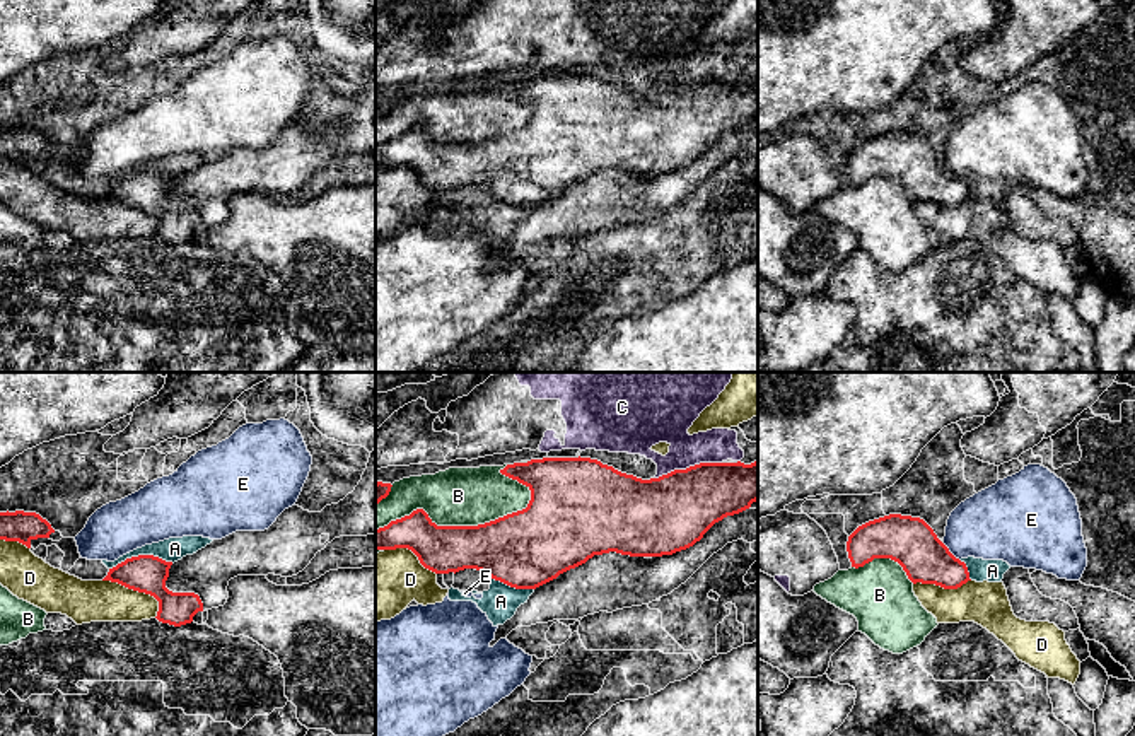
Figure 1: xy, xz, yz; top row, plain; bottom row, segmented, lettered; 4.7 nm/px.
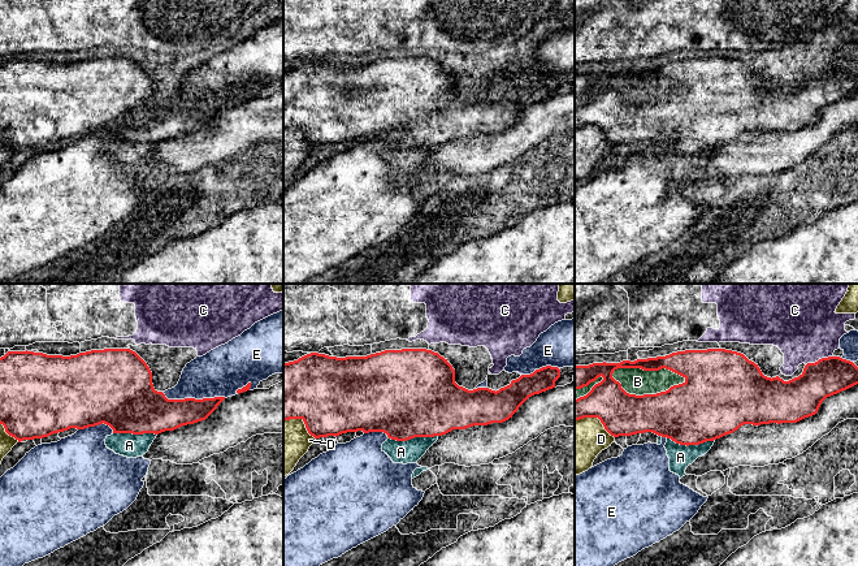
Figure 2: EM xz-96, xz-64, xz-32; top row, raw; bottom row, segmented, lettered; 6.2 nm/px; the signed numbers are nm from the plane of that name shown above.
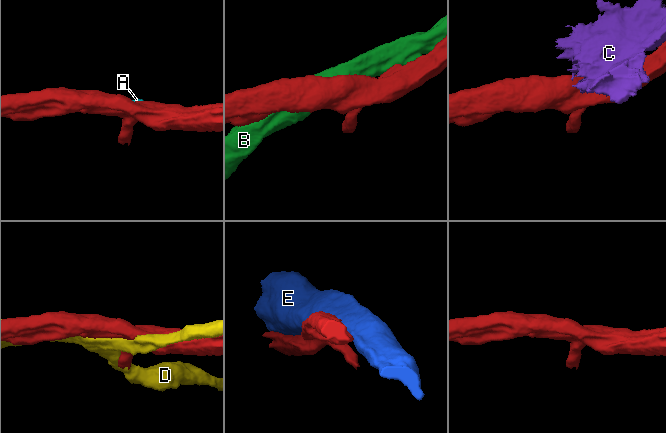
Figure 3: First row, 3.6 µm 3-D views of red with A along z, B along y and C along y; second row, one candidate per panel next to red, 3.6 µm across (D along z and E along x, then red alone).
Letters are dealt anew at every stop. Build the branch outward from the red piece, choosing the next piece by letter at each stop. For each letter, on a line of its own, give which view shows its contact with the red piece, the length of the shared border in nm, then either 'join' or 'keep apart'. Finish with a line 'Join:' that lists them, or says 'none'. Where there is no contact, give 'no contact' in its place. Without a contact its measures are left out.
A: xy | 300 nm | keep apart
B: xz | 750 nm | keep apart
C: xz | 340 nm | keep apart
D: xy | 320 nm | keep apart
E: yz | 120 nm | keep apart
Join: none

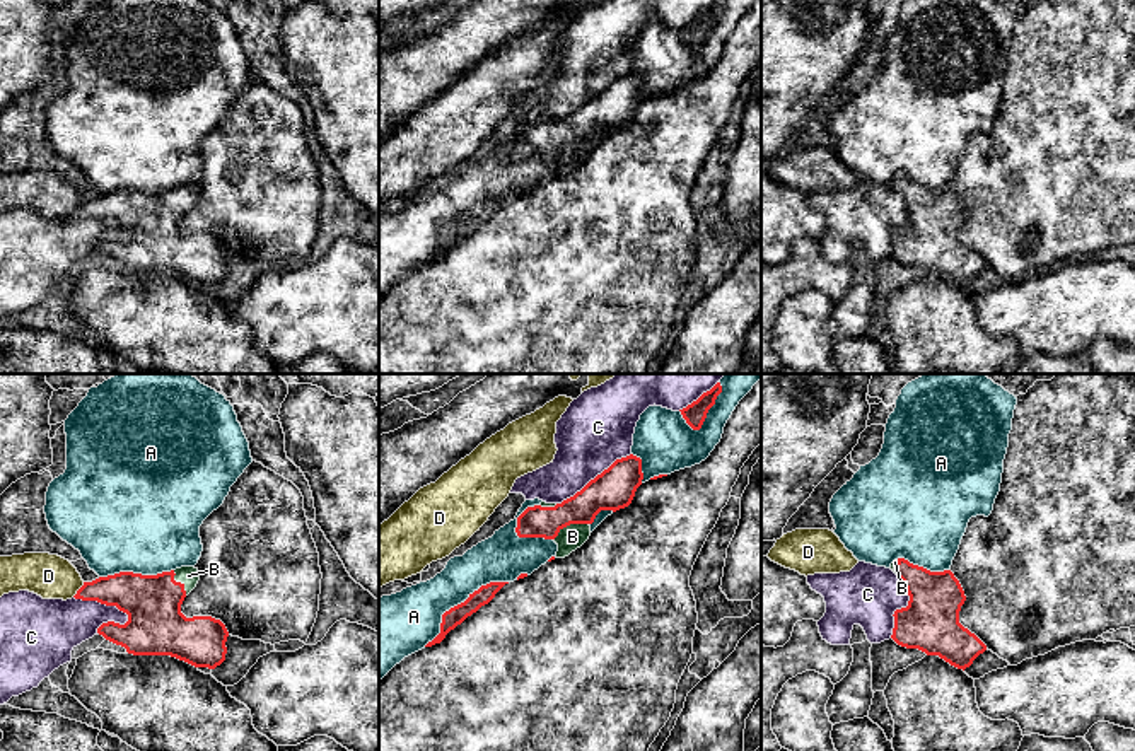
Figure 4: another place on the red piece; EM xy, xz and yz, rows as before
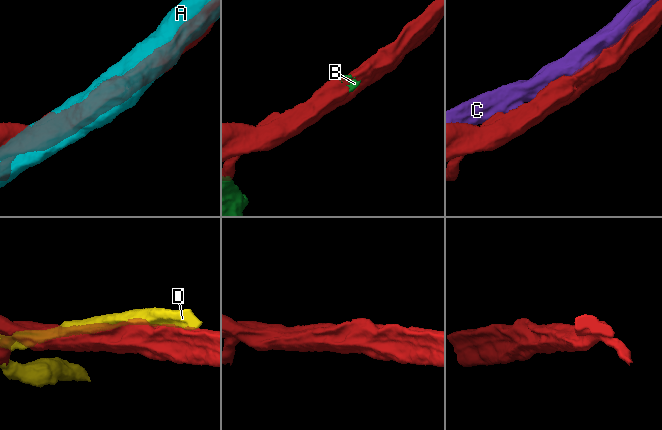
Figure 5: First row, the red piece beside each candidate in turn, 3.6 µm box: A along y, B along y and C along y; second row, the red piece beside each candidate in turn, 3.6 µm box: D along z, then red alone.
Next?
A: xz | 500 nm | keep apart
B: xz | 190 nm | join
C: xy | 280 nm | keep apart
D: xy | 90 nm | keep apart
Join: B

